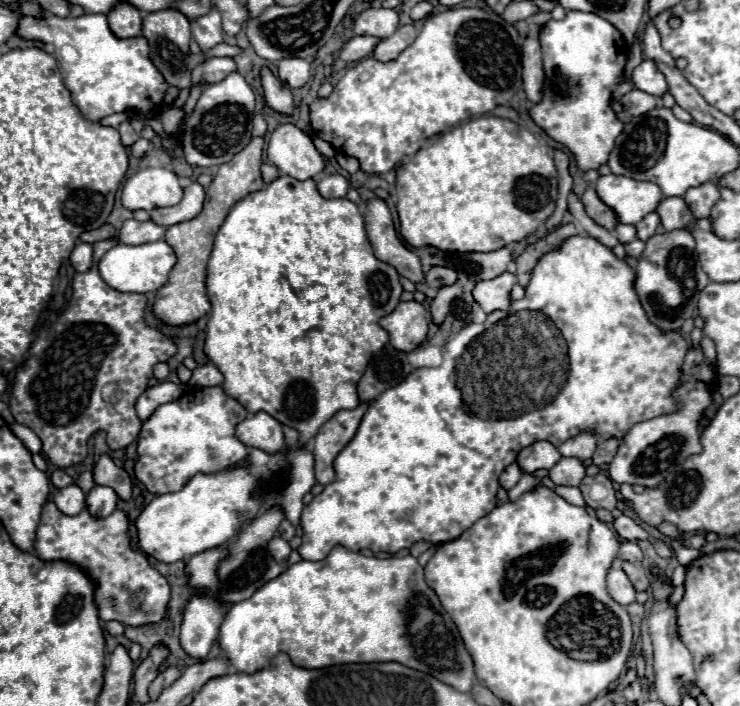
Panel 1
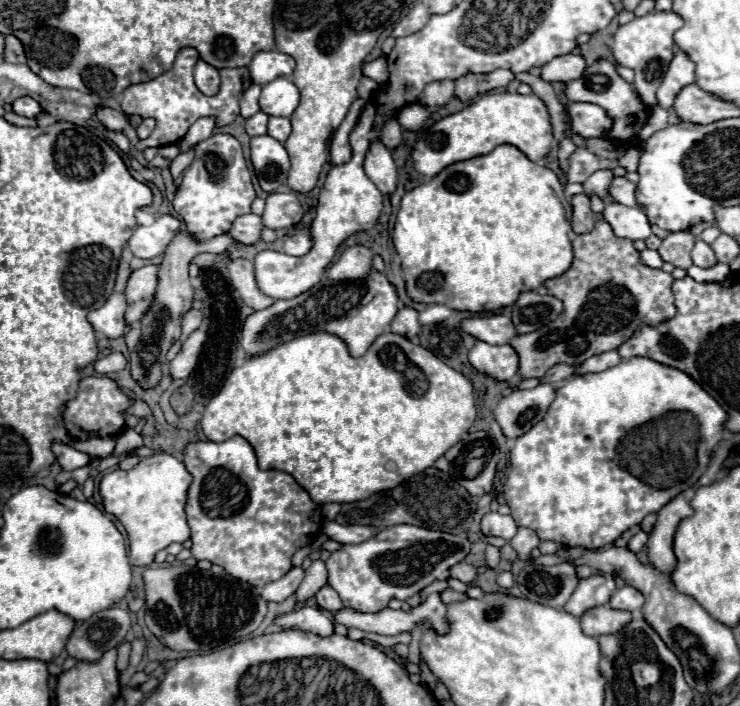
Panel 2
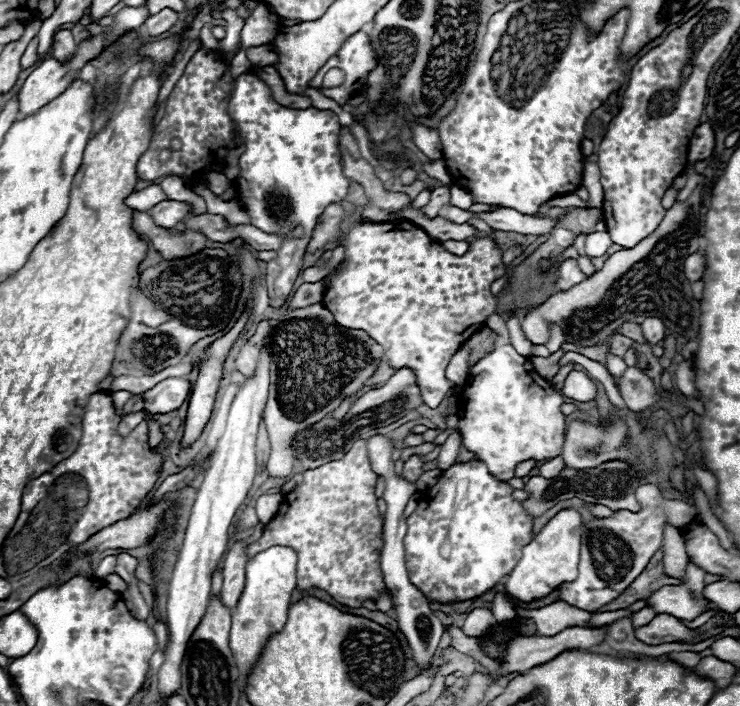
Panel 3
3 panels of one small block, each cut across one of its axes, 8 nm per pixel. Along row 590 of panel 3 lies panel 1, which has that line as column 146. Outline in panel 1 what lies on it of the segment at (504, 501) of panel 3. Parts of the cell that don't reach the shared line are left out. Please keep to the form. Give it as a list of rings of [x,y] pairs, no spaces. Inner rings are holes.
[[[220,386],[188,390],[188,394],[180,396],[174,402],[162,404],[144,424],[138,436],[138,462],[136,462],[136,478],[144,482],[144,486],[152,494],[166,494],[184,488],[184,484],[196,476],[198,472],[218,472],[228,468],[234,462],[242,462],[248,456],[248,448],[234,436],[238,422],[248,416],[246,408],[234,398],[226,396]]]

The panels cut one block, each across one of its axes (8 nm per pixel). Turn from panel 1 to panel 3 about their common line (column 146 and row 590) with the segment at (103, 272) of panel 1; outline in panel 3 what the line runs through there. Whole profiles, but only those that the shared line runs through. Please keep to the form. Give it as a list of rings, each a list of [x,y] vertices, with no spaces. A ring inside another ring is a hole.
[[[270,546],[246,562],[246,586],[232,610],[230,650],[240,670],[240,682],[260,656],[270,634],[280,632],[286,624],[292,590],[296,588],[296,552],[288,546]]]

